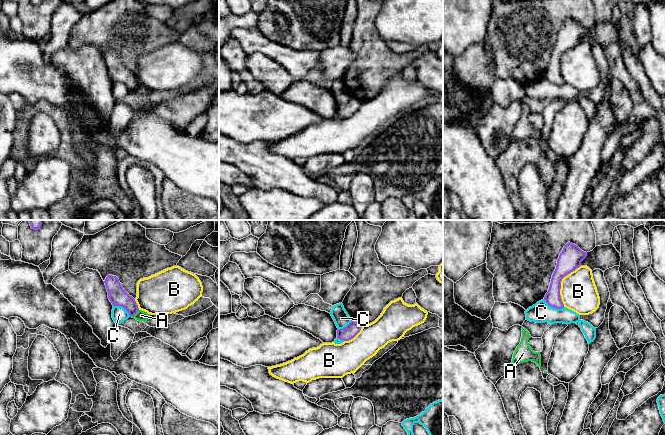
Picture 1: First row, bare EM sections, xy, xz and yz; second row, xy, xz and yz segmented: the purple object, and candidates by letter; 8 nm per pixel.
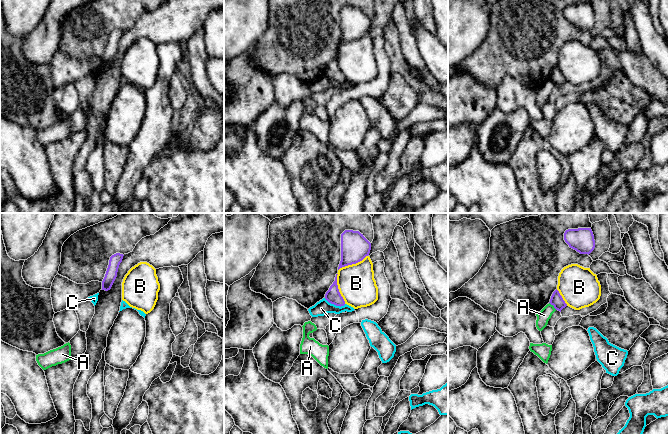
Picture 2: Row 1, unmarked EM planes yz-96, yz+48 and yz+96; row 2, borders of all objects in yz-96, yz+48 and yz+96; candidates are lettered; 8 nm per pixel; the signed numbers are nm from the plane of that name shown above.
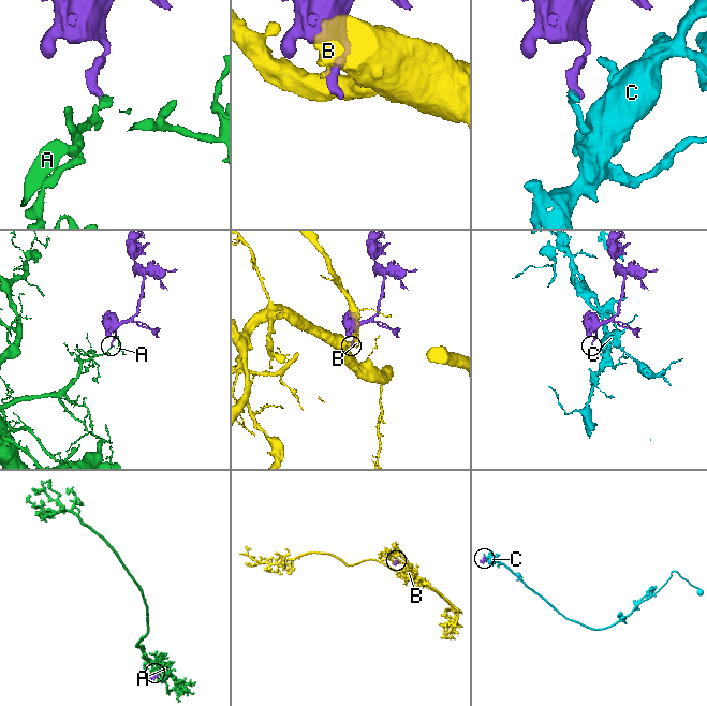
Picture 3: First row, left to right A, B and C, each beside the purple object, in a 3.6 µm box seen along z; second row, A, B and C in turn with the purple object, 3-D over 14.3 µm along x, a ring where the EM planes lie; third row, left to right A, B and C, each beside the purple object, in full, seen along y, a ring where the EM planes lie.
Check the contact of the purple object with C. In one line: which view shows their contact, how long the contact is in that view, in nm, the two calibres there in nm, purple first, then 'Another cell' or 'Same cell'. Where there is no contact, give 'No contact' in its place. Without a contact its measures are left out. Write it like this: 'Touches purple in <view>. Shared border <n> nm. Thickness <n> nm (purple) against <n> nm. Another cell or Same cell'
Touches purple in yz. Shared border 190 nm. Thickness 130 nm (purple) against 170 nm. Another cell

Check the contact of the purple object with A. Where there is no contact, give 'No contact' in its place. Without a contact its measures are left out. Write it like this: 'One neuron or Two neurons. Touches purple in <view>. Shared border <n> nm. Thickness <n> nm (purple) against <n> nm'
Two neurons. Touches purple in xy. Shared border 90 nm. Thickness 150 nm (purple) against 80 nm

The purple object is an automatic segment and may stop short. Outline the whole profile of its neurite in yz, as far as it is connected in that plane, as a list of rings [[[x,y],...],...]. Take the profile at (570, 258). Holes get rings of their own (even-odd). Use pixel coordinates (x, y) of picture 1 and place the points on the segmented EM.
[[[568,242],[557,260],[556,269],[552,275],[551,283],[546,293],[545,302],[556,309],[564,308],[561,299],[560,289],[562,279],[581,266],[581,262],[586,258],[587,253],[582,251],[577,245]]]

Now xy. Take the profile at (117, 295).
[[[108,275],[104,282],[112,305],[121,306],[130,317],[134,316],[139,310],[138,305],[135,299],[123,289],[119,279],[116,276]]]

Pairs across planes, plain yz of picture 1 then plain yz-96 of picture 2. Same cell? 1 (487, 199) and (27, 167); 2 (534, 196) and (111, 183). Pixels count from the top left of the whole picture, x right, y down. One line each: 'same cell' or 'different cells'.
1: same cell
2: different cells

